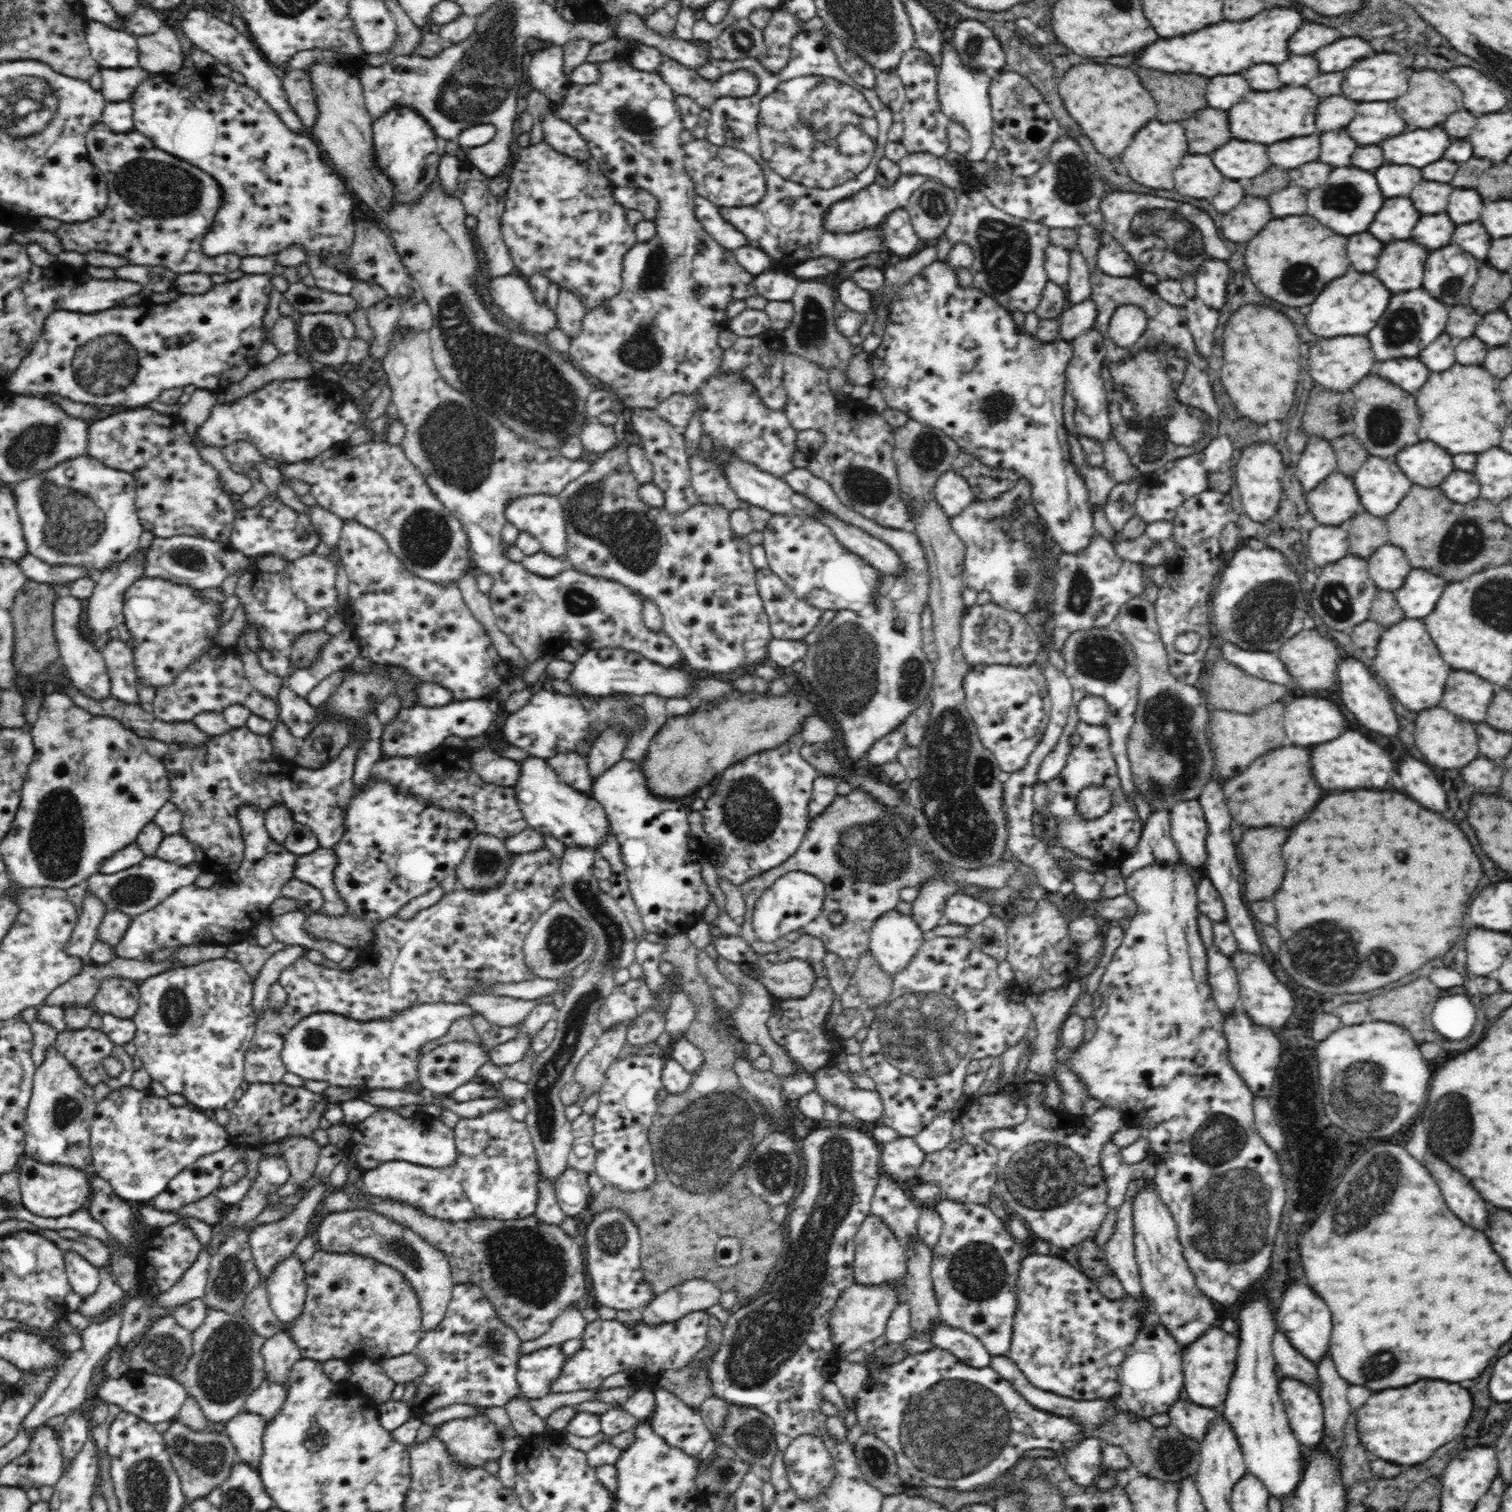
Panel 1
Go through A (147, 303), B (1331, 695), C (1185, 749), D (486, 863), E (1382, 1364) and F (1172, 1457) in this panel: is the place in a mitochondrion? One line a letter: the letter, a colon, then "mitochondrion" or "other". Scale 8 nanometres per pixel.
A: other
B: other
C: mitochondrion
D: mitochondrion
E: mitochondrion
F: mitochondrion

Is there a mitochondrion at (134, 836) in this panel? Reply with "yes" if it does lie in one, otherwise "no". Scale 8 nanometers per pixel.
no

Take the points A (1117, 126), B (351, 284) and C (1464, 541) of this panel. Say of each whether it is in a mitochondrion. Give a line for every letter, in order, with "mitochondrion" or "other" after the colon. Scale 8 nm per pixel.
A: other
B: other
C: mitochondrion

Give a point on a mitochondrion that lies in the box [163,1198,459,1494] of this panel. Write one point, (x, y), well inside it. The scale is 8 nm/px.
(225, 1366)

